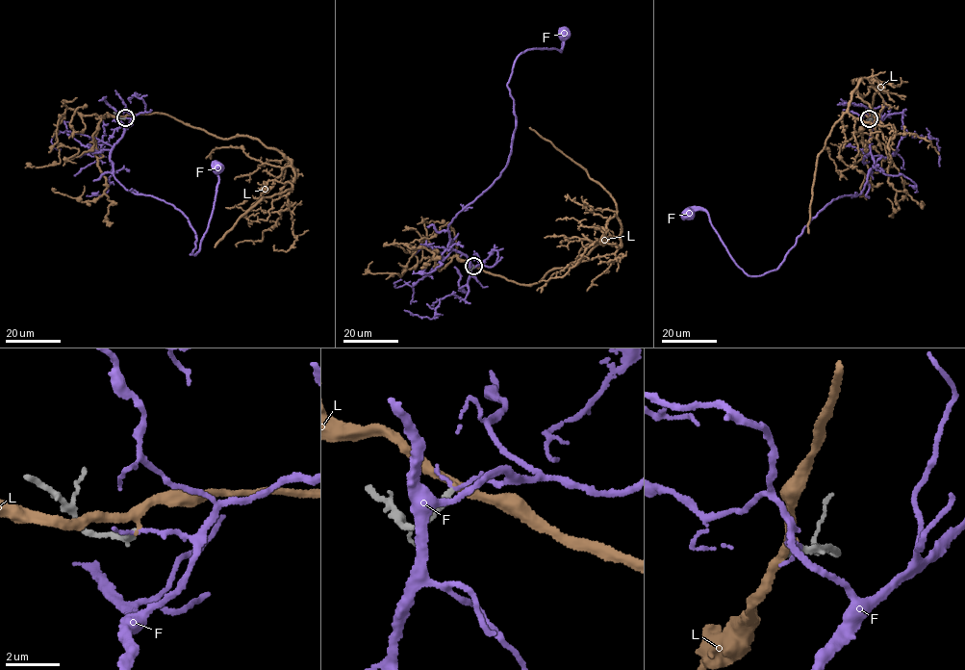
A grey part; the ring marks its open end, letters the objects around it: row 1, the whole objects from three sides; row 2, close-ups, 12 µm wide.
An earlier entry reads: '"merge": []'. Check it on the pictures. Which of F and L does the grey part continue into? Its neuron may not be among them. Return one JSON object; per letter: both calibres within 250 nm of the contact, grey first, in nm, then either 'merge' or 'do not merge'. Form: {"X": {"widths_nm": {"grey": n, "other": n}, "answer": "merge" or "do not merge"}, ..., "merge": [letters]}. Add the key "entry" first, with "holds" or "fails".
{"entry": "holds", "F": {"widths_nm": {"grey": 240, "other": 150}, "answer": "do not merge"}, "L": {"widths_nm": {"grey": 240, "other": 240}, "answer": "do not merge"}, "merge": []}

